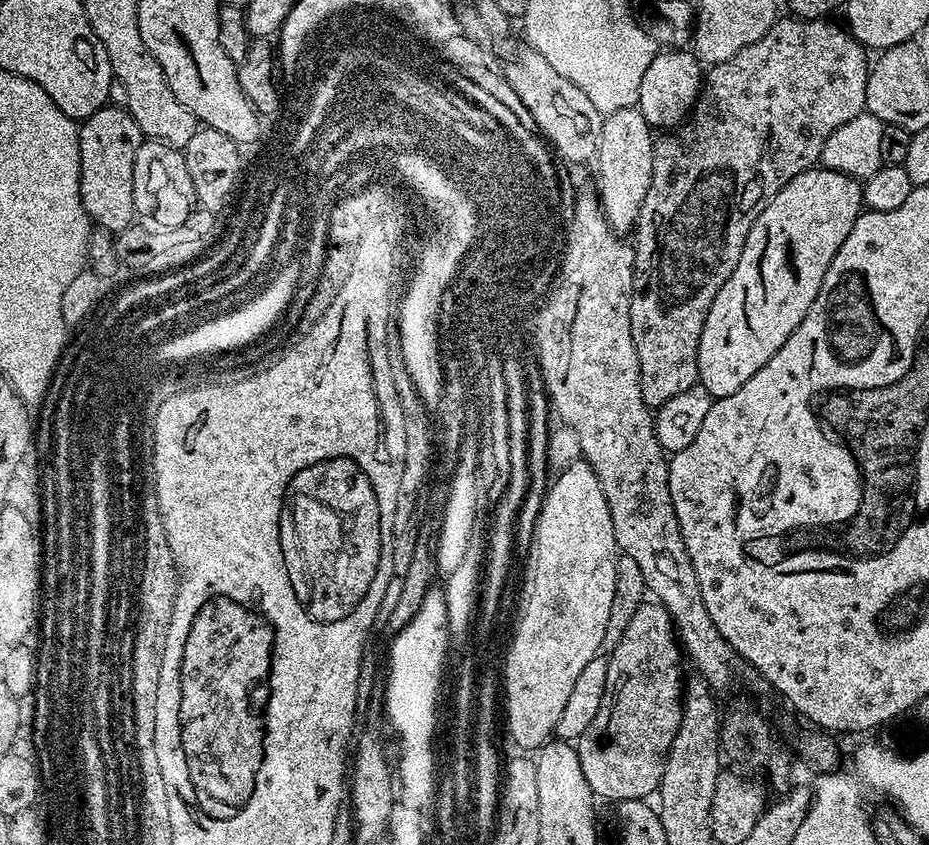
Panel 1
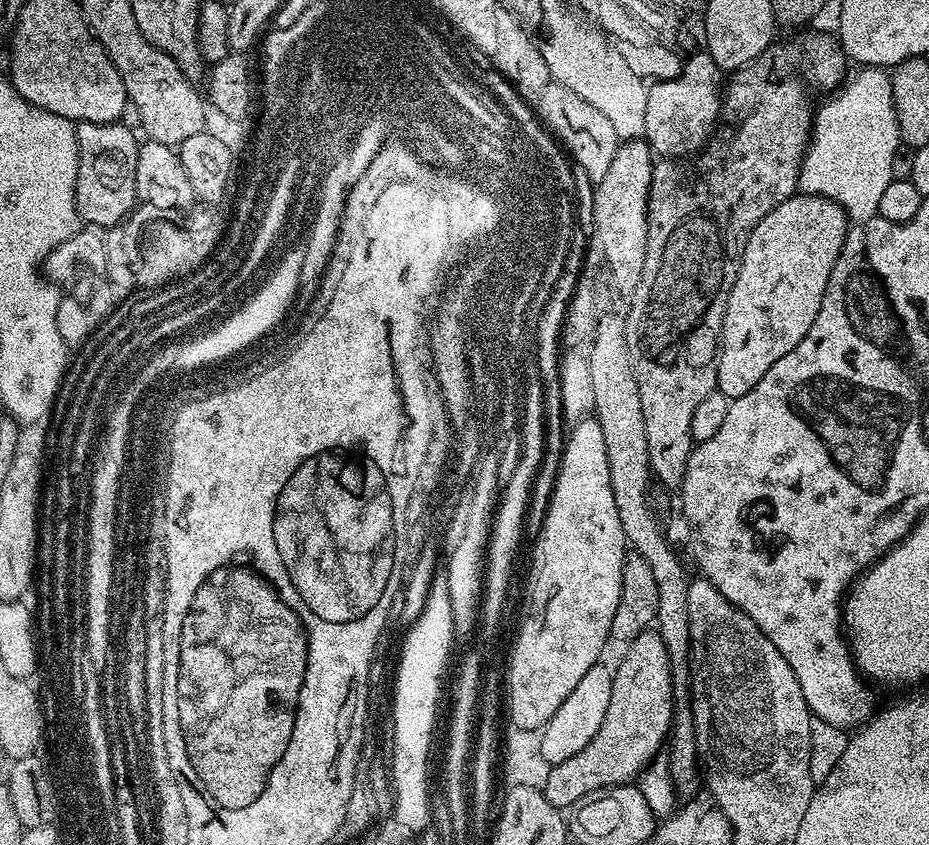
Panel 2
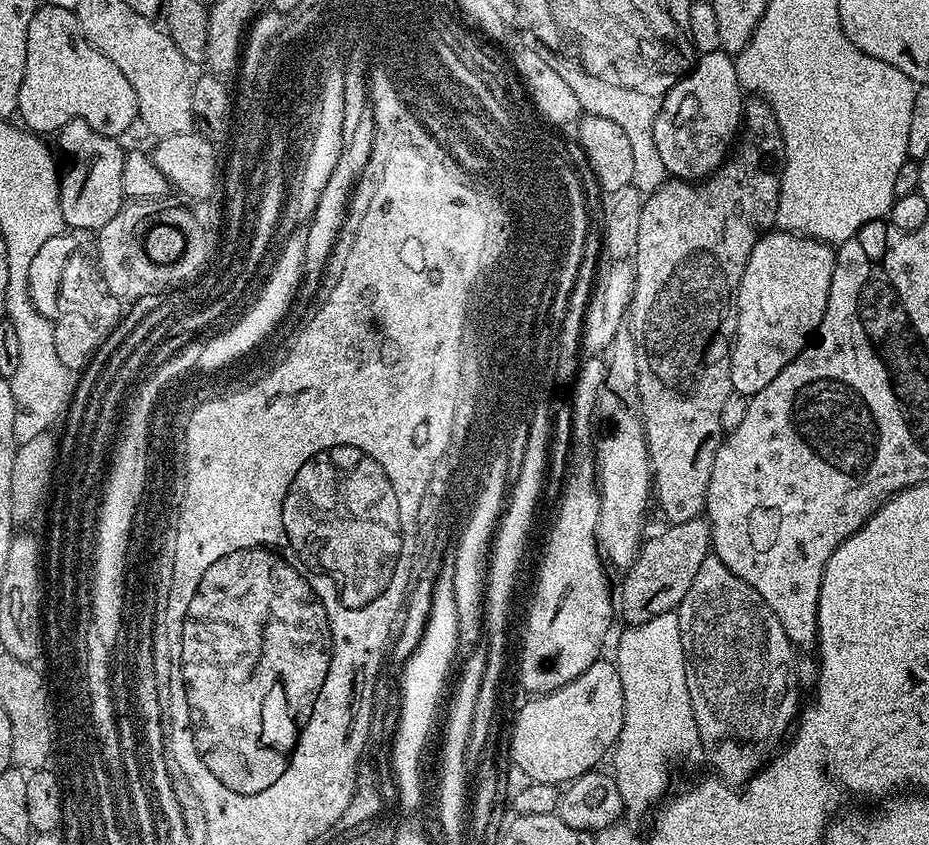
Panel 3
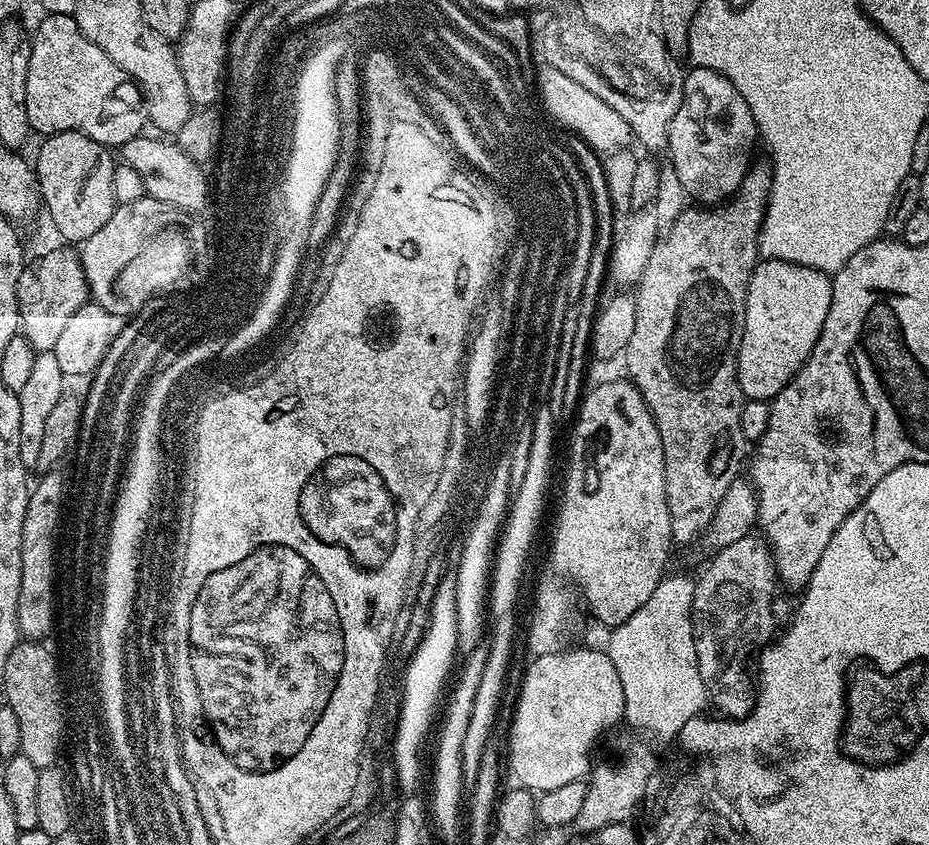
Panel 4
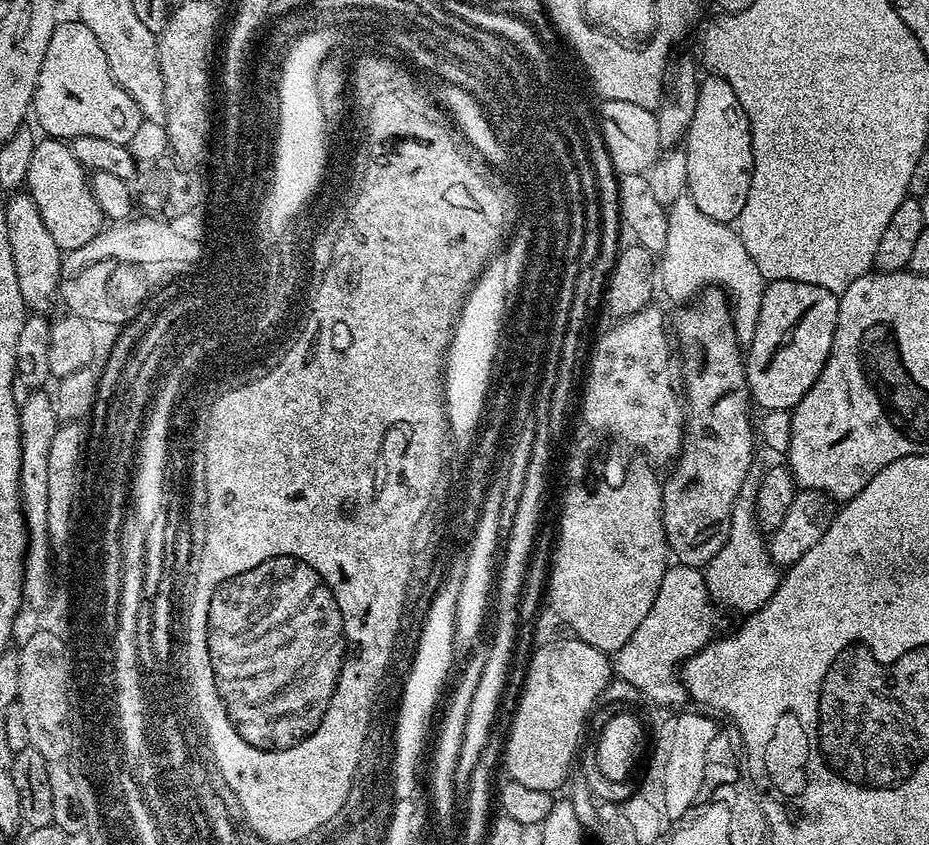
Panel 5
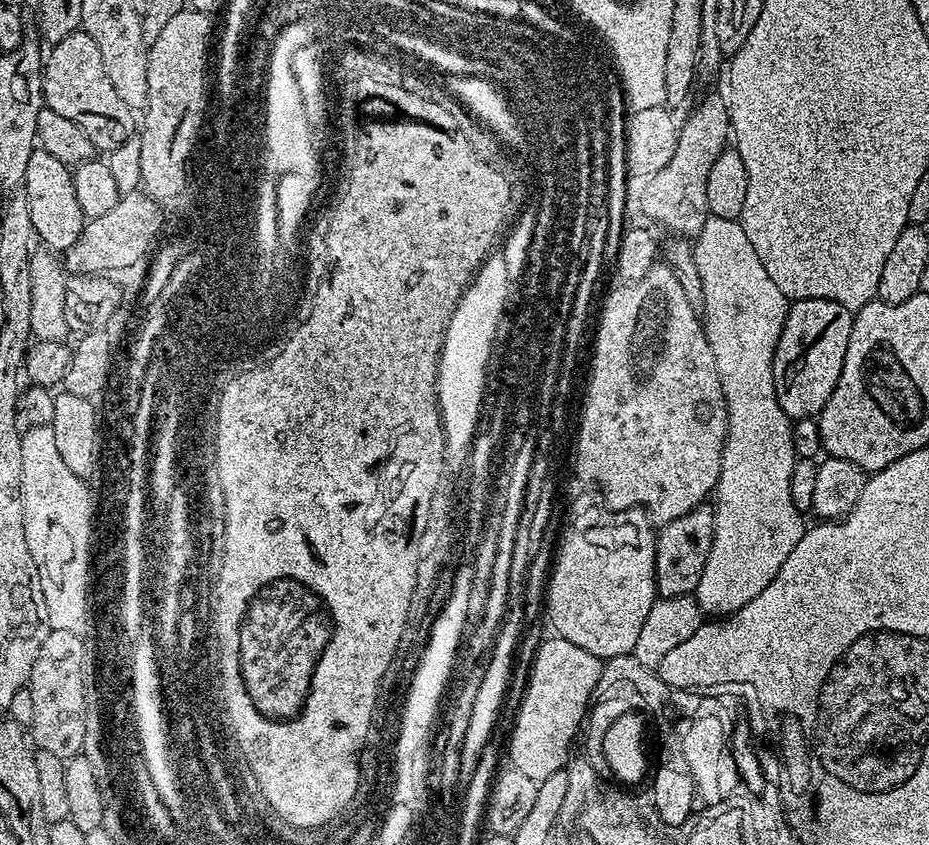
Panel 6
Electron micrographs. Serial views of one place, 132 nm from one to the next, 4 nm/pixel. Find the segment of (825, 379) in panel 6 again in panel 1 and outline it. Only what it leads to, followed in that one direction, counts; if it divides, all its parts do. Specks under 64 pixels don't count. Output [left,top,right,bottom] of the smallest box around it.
[698,166,864,399]

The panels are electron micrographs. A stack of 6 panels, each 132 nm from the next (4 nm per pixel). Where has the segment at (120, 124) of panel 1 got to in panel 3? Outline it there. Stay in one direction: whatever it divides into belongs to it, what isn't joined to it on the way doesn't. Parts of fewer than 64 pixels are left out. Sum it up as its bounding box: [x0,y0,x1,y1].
[58,120,125,230]

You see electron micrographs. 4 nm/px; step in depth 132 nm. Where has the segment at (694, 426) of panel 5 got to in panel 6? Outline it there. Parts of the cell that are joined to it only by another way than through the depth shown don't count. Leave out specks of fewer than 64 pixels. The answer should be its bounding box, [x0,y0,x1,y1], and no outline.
[656,506,715,597]

